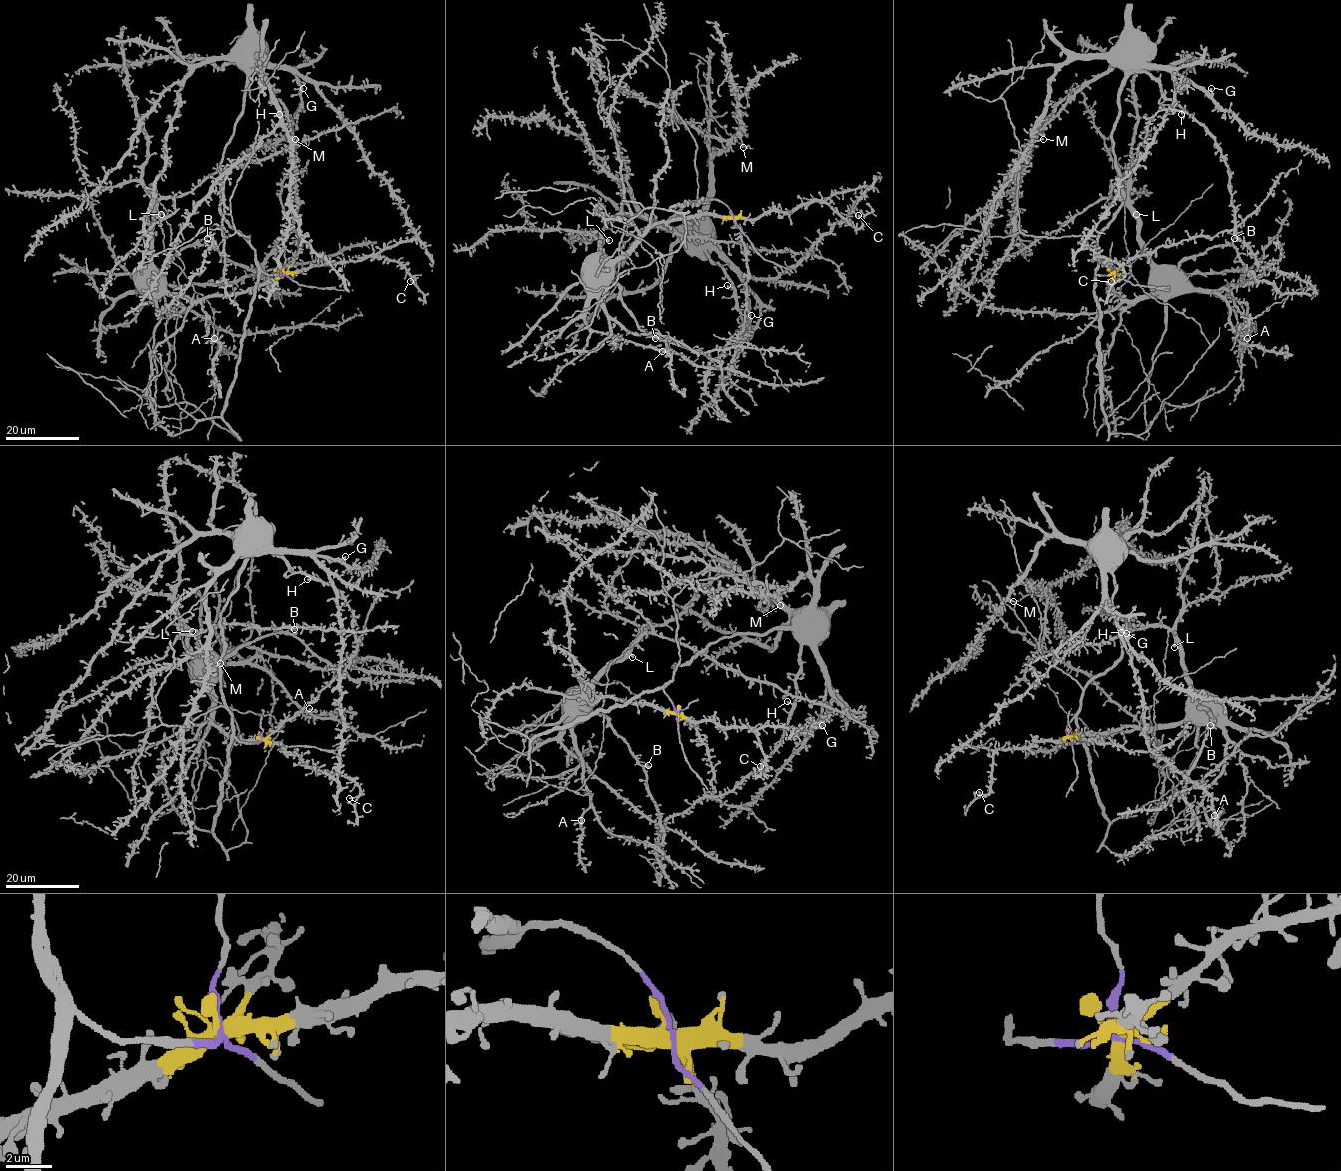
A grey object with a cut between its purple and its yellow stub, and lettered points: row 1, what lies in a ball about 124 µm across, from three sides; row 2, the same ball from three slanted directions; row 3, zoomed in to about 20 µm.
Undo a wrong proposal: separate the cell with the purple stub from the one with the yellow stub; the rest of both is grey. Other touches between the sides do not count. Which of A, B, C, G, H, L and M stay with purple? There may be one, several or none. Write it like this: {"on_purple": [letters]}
{"on_purple": ["G", "H", "M"]}

